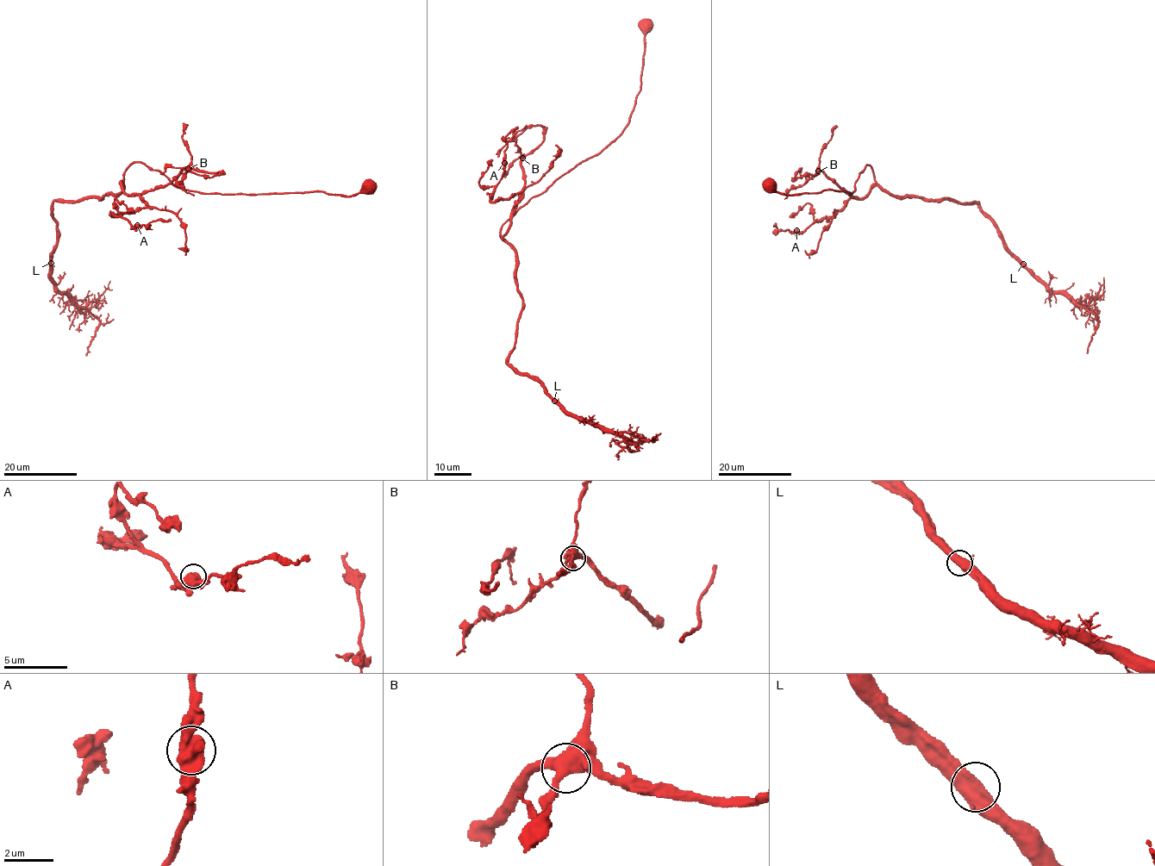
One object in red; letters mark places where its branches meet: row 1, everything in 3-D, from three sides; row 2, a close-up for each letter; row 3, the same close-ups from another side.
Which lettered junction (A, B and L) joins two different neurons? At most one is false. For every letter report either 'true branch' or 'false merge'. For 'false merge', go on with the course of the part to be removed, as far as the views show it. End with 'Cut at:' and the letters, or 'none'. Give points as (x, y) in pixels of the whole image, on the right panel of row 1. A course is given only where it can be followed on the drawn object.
A: true branch
B: true branch
L: true branch
Cut at: none

